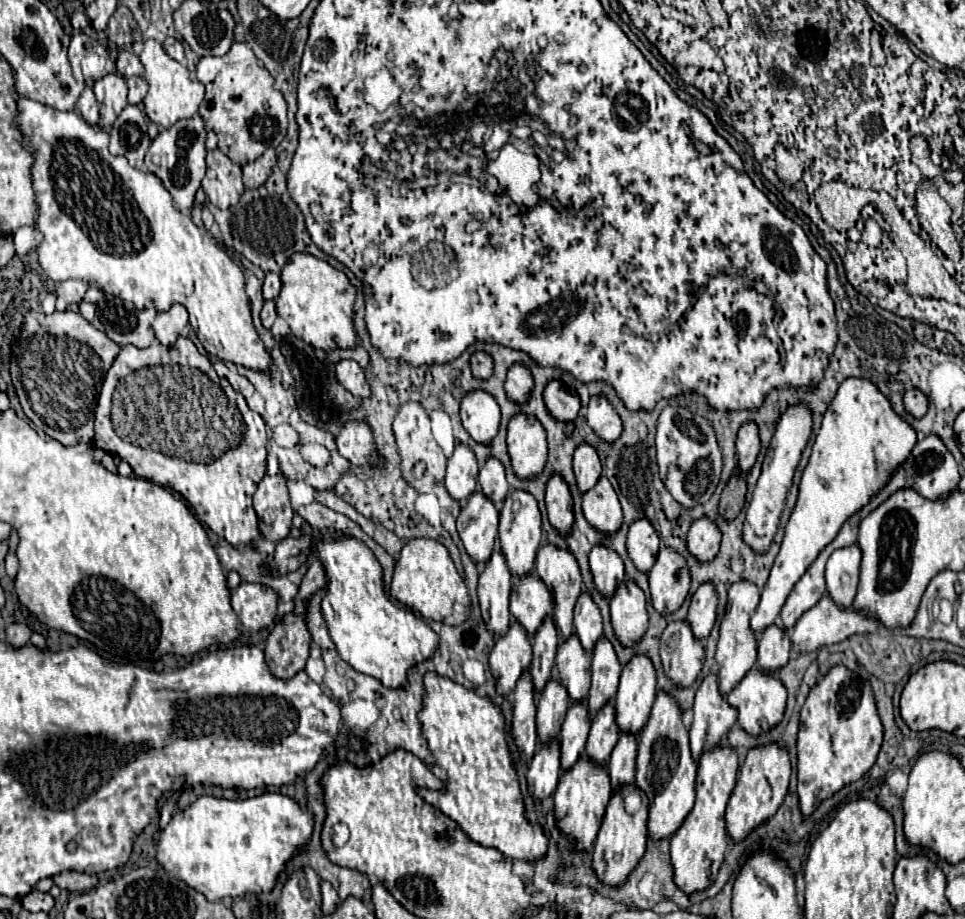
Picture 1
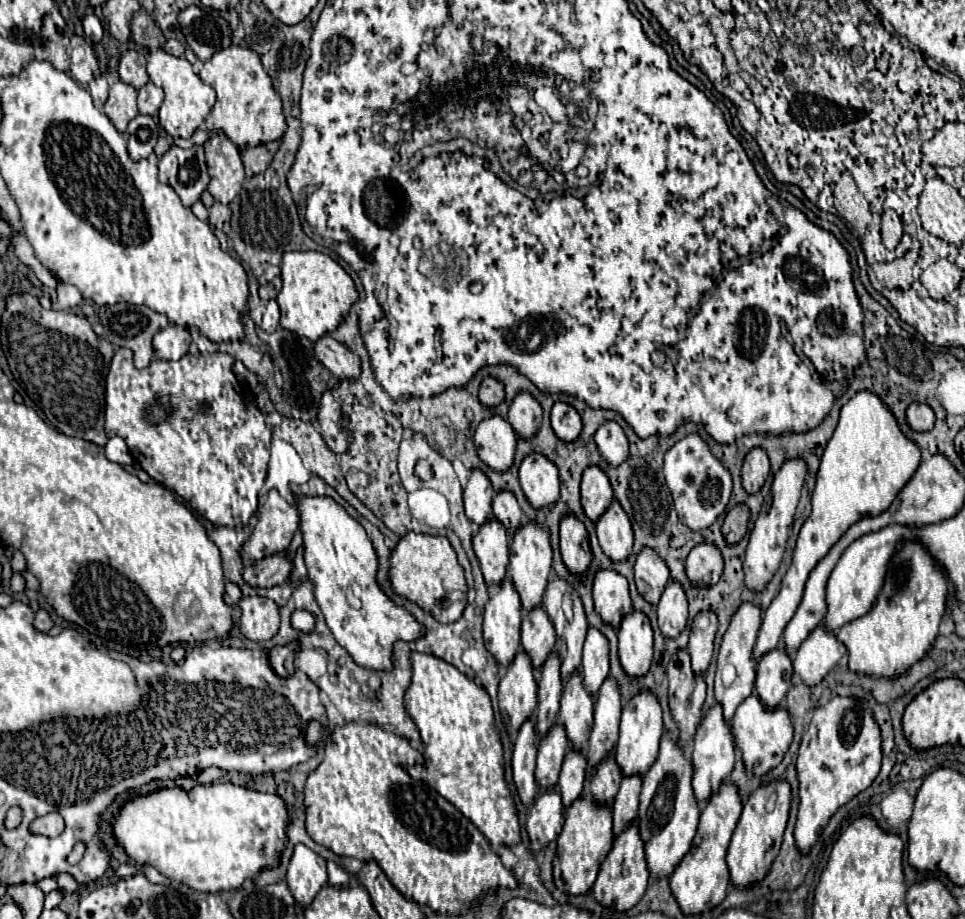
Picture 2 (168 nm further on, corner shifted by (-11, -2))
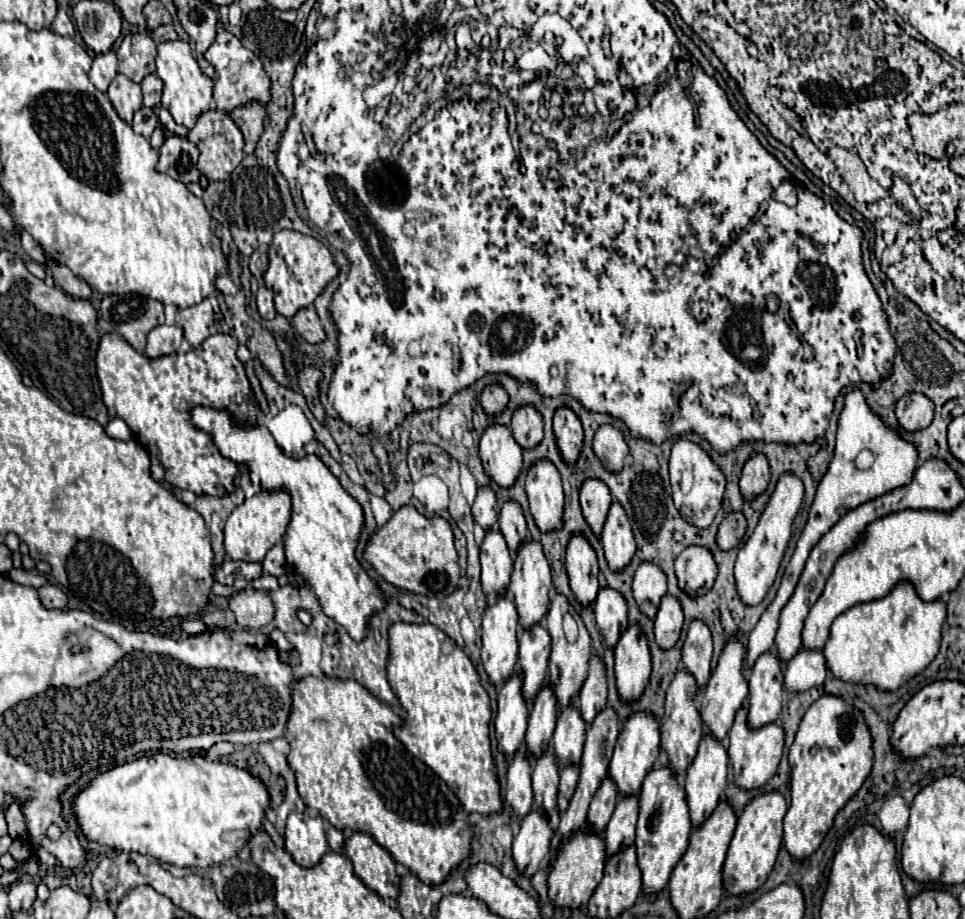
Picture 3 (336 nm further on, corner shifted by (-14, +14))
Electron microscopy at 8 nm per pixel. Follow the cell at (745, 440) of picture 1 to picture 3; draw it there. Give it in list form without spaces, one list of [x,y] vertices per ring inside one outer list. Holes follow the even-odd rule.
[[[756,452],[748,458],[748,462],[742,468],[742,478],[740,478],[740,492],[746,500],[752,500],[760,496],[770,482],[770,468],[768,468],[768,458],[762,452]]]

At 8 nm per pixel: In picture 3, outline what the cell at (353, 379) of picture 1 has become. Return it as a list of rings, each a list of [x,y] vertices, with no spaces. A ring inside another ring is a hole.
[[[304,308],[304,310],[300,310],[290,324],[292,324],[294,330],[296,330],[306,342],[310,342],[310,344],[320,344],[320,342],[324,342],[324,338],[326,338],[324,328],[322,328],[320,318],[318,318],[318,314],[316,314],[314,308]]]

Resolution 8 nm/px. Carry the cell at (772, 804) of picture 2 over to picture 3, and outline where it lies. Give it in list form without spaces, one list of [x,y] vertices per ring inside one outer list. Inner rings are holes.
[[[778,790],[760,794],[746,804],[744,812],[738,816],[738,824],[724,862],[724,886],[730,894],[754,892],[764,884],[774,868],[778,850],[782,846],[782,820],[786,816],[786,810],[786,800]]]

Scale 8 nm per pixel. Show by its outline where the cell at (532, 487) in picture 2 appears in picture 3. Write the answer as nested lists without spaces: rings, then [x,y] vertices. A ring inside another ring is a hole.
[[[542,458],[528,468],[526,494],[528,494],[530,512],[536,520],[536,526],[542,532],[560,528],[564,492],[562,492],[560,474],[548,458]]]

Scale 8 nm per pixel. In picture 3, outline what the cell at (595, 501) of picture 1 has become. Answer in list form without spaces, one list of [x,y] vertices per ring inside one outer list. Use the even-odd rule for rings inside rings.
[[[612,502],[604,530],[602,530],[604,556],[612,570],[622,570],[636,552],[636,542],[632,534],[630,520],[620,502]]]

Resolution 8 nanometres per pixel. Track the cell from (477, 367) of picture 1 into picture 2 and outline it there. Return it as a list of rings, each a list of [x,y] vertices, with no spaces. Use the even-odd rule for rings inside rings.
[[[491,376],[481,382],[481,388],[479,388],[481,404],[485,404],[487,408],[495,408],[497,404],[501,404],[503,398],[505,398],[505,392],[503,392],[503,384],[501,382],[497,382]]]

